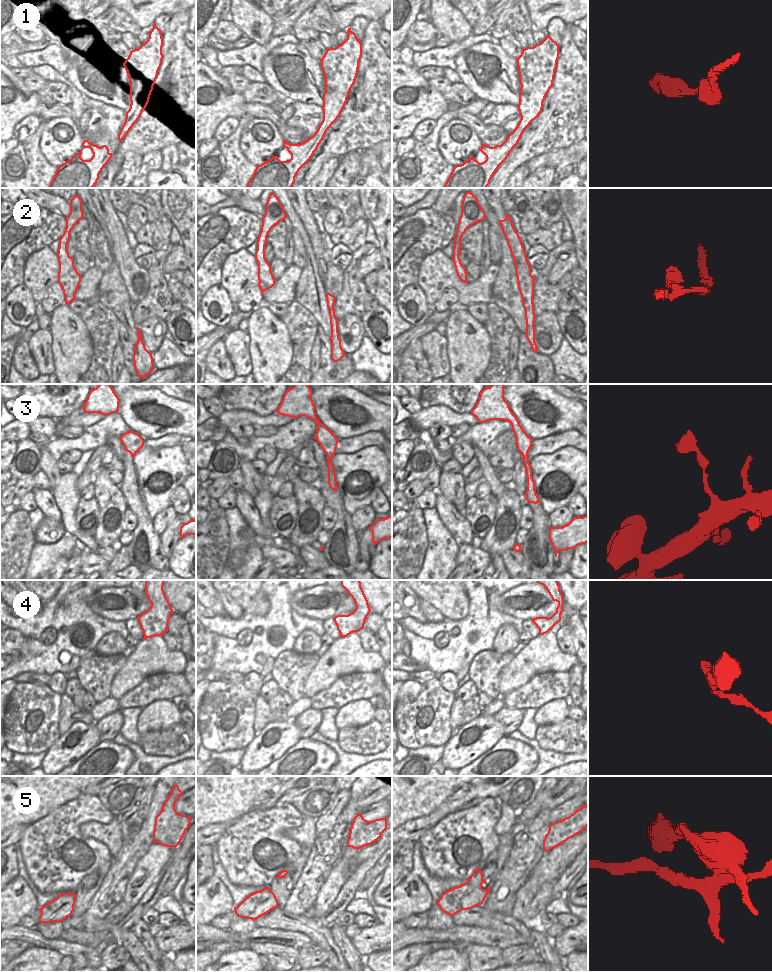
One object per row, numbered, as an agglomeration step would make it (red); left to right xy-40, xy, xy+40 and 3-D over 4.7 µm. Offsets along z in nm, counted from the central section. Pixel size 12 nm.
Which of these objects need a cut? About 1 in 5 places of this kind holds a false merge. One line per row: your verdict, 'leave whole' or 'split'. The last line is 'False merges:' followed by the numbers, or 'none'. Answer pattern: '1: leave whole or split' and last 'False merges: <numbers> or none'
1: leave whole
2: leave whole
3: leave whole
4: split
5: split
False merges: 4, 5

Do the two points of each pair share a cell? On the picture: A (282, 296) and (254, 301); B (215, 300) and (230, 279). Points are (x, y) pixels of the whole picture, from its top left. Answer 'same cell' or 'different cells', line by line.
A: different cells
B: different cells

